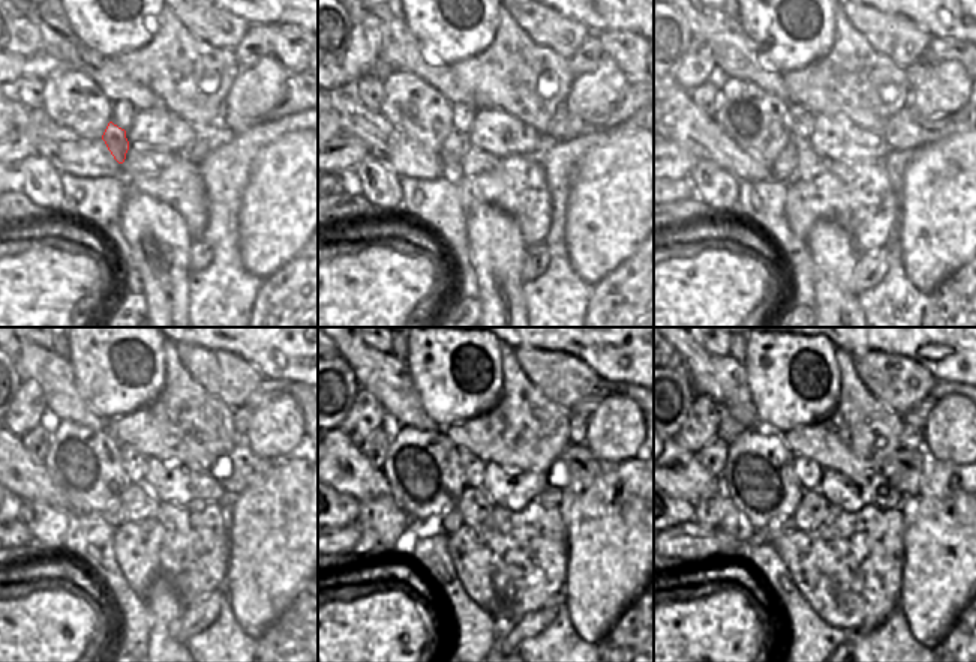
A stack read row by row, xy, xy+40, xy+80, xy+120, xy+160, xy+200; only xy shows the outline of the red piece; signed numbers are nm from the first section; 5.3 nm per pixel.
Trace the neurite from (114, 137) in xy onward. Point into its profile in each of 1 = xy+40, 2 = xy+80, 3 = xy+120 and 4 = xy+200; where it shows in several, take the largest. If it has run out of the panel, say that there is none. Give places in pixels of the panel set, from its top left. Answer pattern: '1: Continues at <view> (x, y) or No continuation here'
1: Continues at xy+40 (453, 149)
2: Continues at xy+80 (783, 170)
3: Continues at xy+120 (113, 512)
4: Continues at xy+200 (786, 527).

